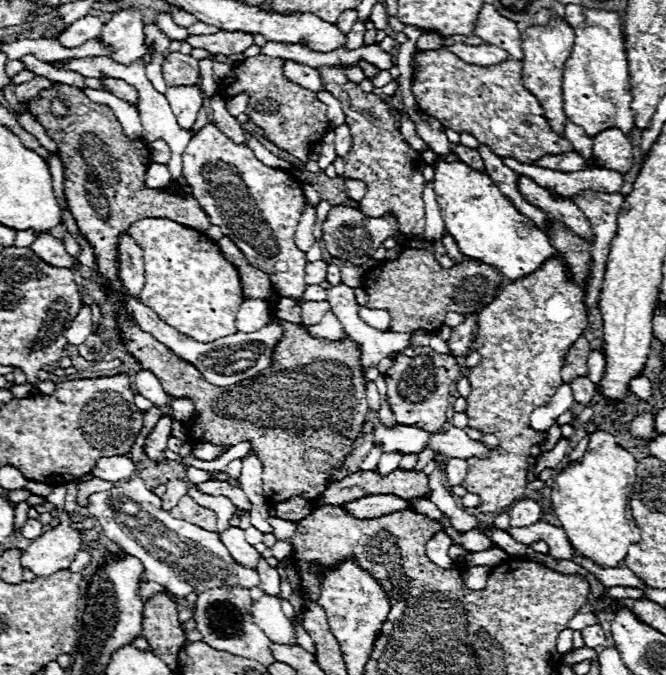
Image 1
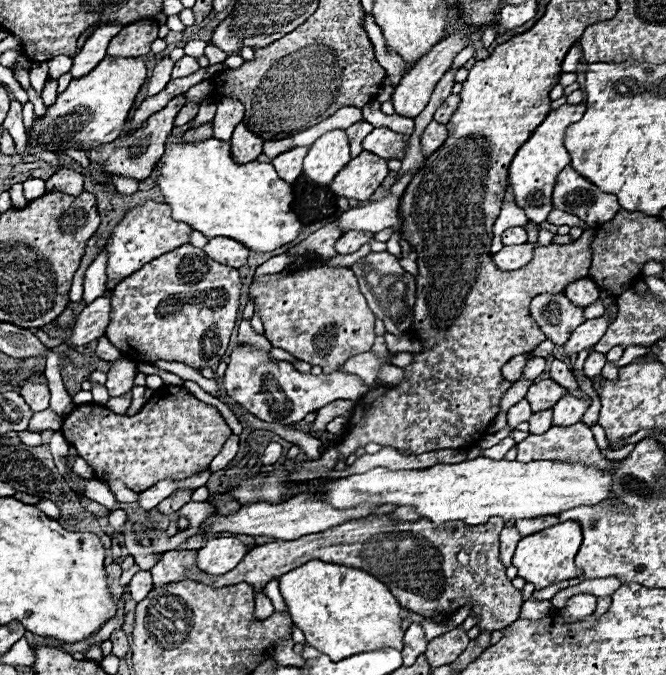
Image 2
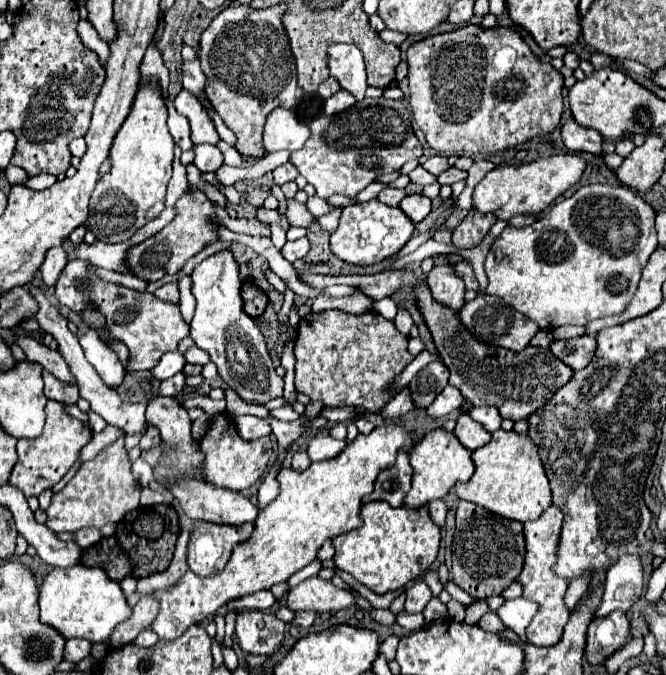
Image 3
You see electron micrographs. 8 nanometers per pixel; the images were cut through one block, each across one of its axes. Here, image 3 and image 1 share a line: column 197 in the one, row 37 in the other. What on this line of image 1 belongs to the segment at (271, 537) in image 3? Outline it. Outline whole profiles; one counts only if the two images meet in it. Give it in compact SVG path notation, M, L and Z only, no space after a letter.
M586 8L584 18L584 24L574 30L574 48L564 64L564 112L570 122L586 128L590 138L602 132L602 128L622 128L622 132L630 134L634 130L634 114L630 108L632 92L620 14L608 8Z

